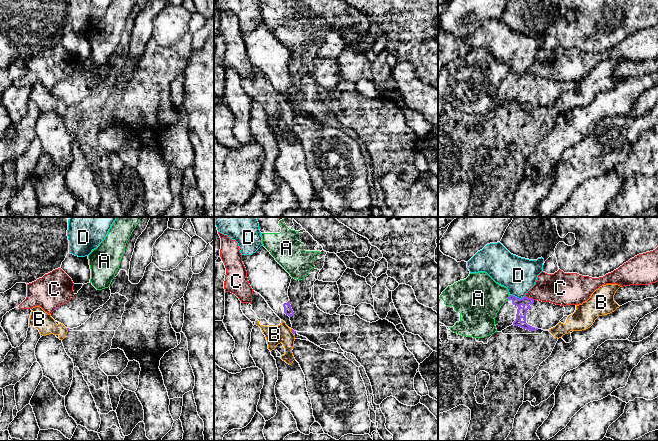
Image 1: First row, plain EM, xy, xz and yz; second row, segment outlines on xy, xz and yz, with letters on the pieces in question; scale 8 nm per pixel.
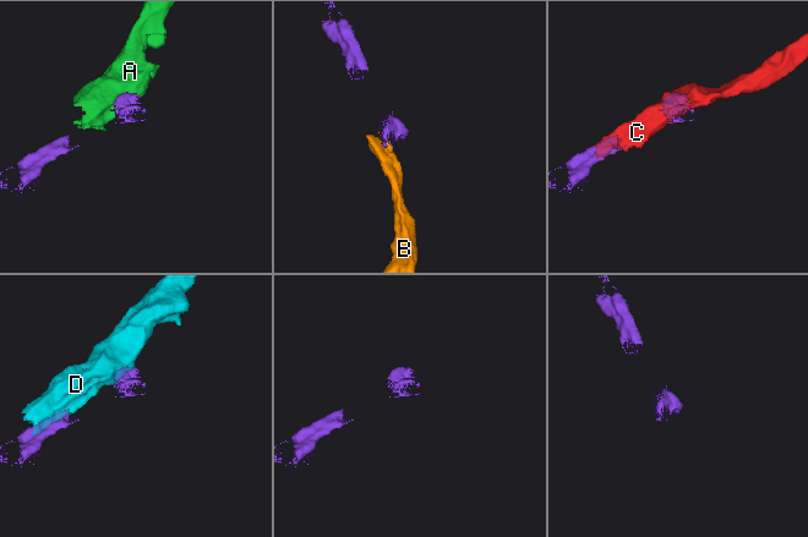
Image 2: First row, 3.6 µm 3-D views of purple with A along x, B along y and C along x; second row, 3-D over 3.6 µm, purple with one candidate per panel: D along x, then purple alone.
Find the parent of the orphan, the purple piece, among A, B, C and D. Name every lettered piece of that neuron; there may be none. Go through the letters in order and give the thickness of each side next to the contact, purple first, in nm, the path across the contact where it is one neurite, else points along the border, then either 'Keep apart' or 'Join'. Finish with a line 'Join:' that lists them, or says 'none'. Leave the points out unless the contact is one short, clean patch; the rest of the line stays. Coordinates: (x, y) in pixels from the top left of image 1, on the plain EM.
A: Thickness 80 nm (purple) against 380 nm. Keep apart
B: Thickness 20 nm (purple) against 140 nm. Boundary: xz (290, 105), (294, 112). Keep apart
C: Thickness 80 nm (purple) against 260 nm. Keep apart
D: Thickness 80 nm (purple) against 280 nm. Keep apart
Join: none

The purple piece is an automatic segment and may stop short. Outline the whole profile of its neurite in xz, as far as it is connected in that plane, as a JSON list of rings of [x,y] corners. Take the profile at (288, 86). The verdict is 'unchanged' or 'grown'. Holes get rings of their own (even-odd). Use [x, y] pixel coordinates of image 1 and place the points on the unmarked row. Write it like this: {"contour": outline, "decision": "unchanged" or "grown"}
{"contour": [[[264,22],[252,31],[242,31],[242,38],[253,67],[259,69],[274,89],[291,104],[290,94],[294,88],[288,73],[292,55],[290,50]]], "decision": "grown"}

